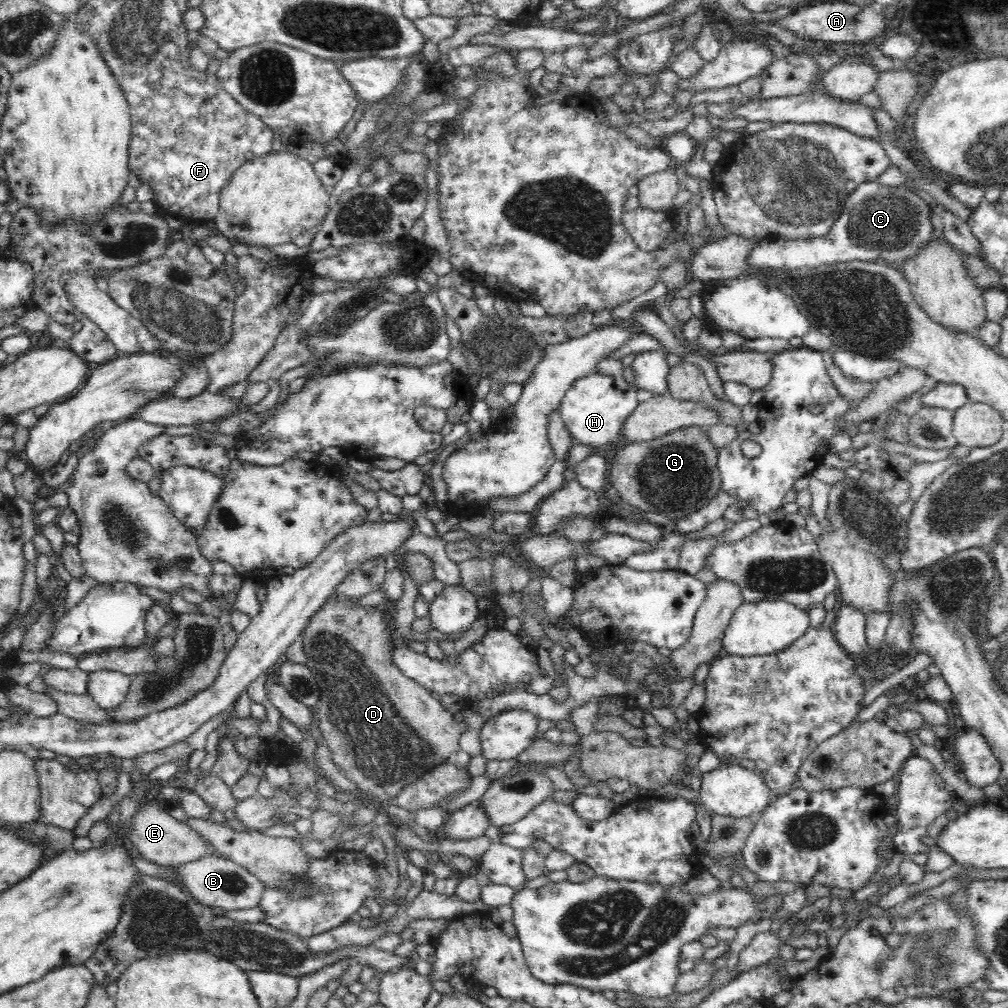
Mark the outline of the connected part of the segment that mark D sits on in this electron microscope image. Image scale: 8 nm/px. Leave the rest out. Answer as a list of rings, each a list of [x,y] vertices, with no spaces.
[[[332,593],[321,609],[310,617],[300,636],[306,665],[314,673],[320,686],[317,704],[319,727],[332,749],[334,761],[342,767],[346,777],[358,785],[360,792],[353,801],[343,803],[317,789],[316,766],[311,759],[300,756],[286,767],[292,783],[316,793],[318,804],[313,810],[330,811],[333,815],[338,815],[342,822],[350,819],[360,805],[369,805],[370,799],[378,799],[380,802],[390,800],[402,788],[416,782],[427,770],[432,770],[437,764],[454,757],[461,750],[459,738],[467,730],[464,721],[454,723],[453,714],[444,709],[440,701],[434,699],[431,691],[406,677],[398,666],[394,665],[392,652],[396,647],[397,638],[393,628],[394,619],[388,614],[386,606],[359,606],[357,599]]]

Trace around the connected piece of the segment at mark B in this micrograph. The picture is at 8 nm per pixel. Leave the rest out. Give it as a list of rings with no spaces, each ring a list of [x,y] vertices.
[[[208,853],[198,861],[179,866],[179,874],[184,890],[189,891],[188,894],[194,898],[194,901],[210,908],[218,906],[227,912],[258,907],[265,890],[265,885],[247,868],[220,854]]]

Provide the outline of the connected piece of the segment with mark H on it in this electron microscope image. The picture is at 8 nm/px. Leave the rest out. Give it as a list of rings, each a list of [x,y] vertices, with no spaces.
[[[594,373],[578,378],[560,404],[560,415],[575,442],[599,448],[620,440],[620,432],[630,414],[638,408],[638,389],[618,376]]]

